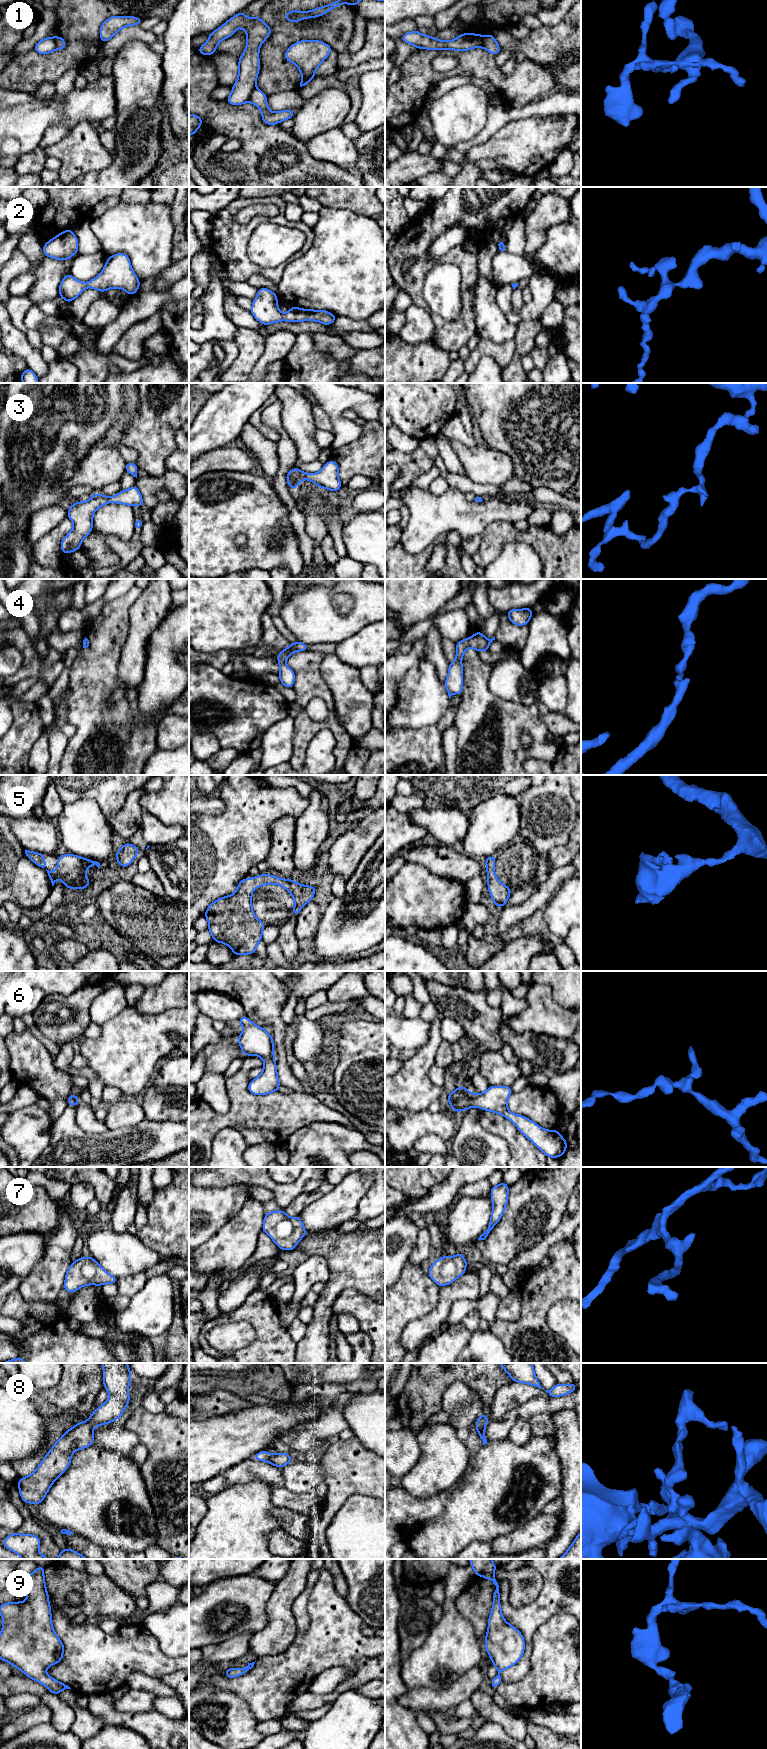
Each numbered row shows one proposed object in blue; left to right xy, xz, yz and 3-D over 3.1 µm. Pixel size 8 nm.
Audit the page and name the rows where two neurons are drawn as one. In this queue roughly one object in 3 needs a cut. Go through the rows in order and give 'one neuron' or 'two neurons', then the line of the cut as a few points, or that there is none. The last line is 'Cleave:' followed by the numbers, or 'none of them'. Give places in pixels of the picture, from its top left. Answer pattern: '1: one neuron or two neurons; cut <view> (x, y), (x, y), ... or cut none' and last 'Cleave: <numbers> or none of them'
1: two neurons; cut xz (255, 87), (249, 100)
2: one neuron; cut none
3: one neuron; cut none
4: one neuron; cut none
5: one neuron; cut none
6: one neuron; cut none
7: one neuron; cut none
8: one neuron; cut none
9: one neuron; cut none
Cleave: 1

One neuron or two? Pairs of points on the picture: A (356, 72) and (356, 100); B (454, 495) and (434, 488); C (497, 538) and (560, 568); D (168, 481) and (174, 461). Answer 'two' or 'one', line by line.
A: one
B: two
C: one
D: two

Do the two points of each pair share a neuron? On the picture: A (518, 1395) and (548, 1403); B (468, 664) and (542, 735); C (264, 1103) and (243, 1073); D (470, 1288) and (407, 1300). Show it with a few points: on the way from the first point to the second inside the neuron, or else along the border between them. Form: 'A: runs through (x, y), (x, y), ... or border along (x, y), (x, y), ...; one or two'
A: border along (550, 1397), (533, 1397), (511, 1410); two
B: runs through (475, 686), (507, 718), (520, 718); one
C: runs through (254, 1102), (243, 1091), (243, 1083); one
D: border along (440, 1287), (437, 1305), (427, 1314); two

